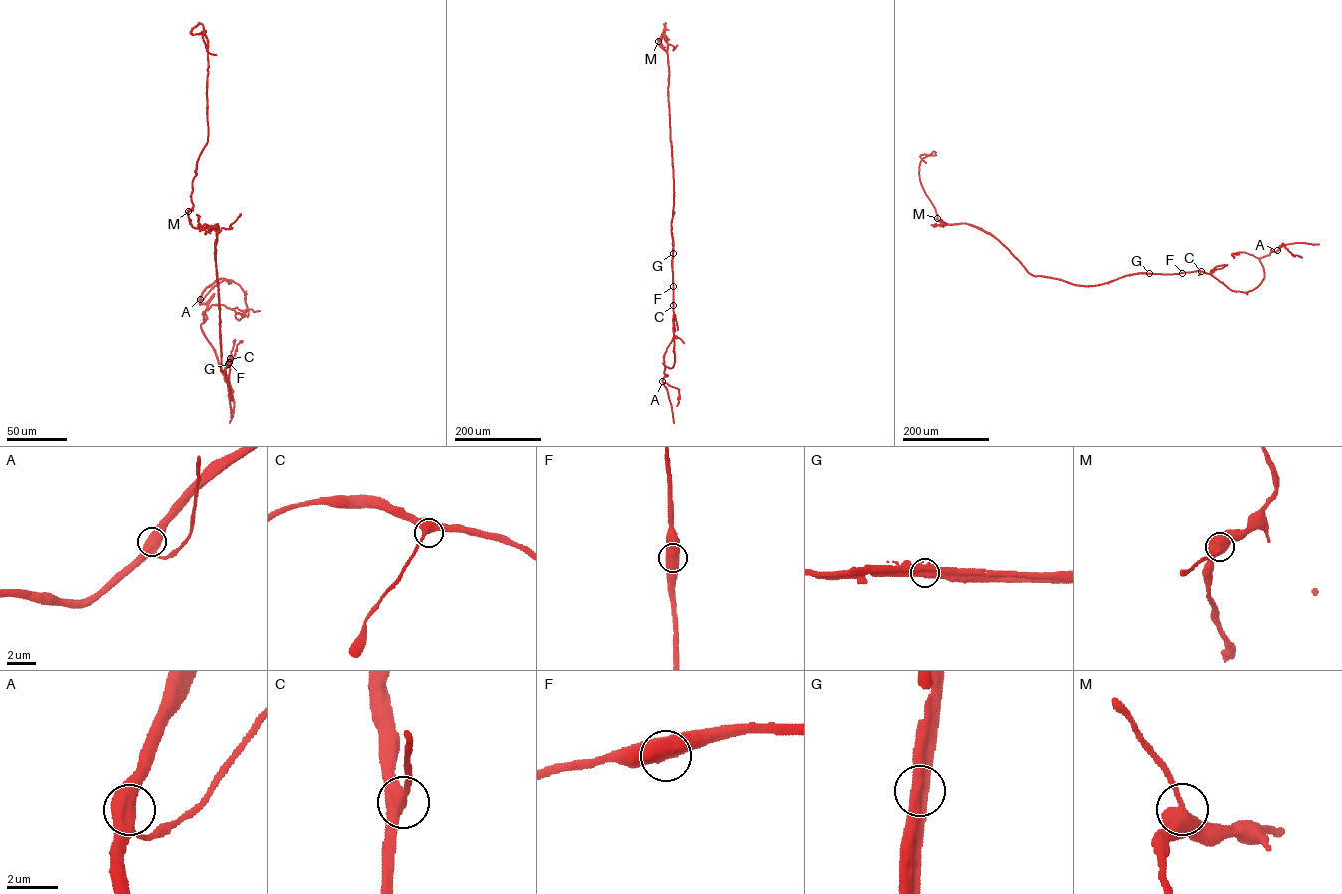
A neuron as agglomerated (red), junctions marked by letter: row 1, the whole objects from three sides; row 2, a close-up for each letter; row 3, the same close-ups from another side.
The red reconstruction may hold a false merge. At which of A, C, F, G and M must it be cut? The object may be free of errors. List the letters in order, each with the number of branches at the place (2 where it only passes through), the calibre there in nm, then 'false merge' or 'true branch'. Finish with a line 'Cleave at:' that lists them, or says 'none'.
A: 3 branches meet; 500 nm thick; true branch
C: 3 branches meet; 400 nm thick; true branch
F: 2 branches meet; 600 nm thick; true branch
G: 2 branches meet; 600 nm thick; false merge
M: 2 branches meet; 550 nm thick; true branch
Cleave at: G

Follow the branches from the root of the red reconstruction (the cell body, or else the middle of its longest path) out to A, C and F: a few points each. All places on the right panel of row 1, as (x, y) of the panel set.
A: (1085, 286), (1139, 273), (1198, 270), (1232, 290), (1247, 292), (1264, 278), (1259, 259), (1271, 248), (1277, 250)
C: (1085, 286), (1139, 273), (1201, 271)
F: (1085, 286), (1139, 273), (1182, 273)

